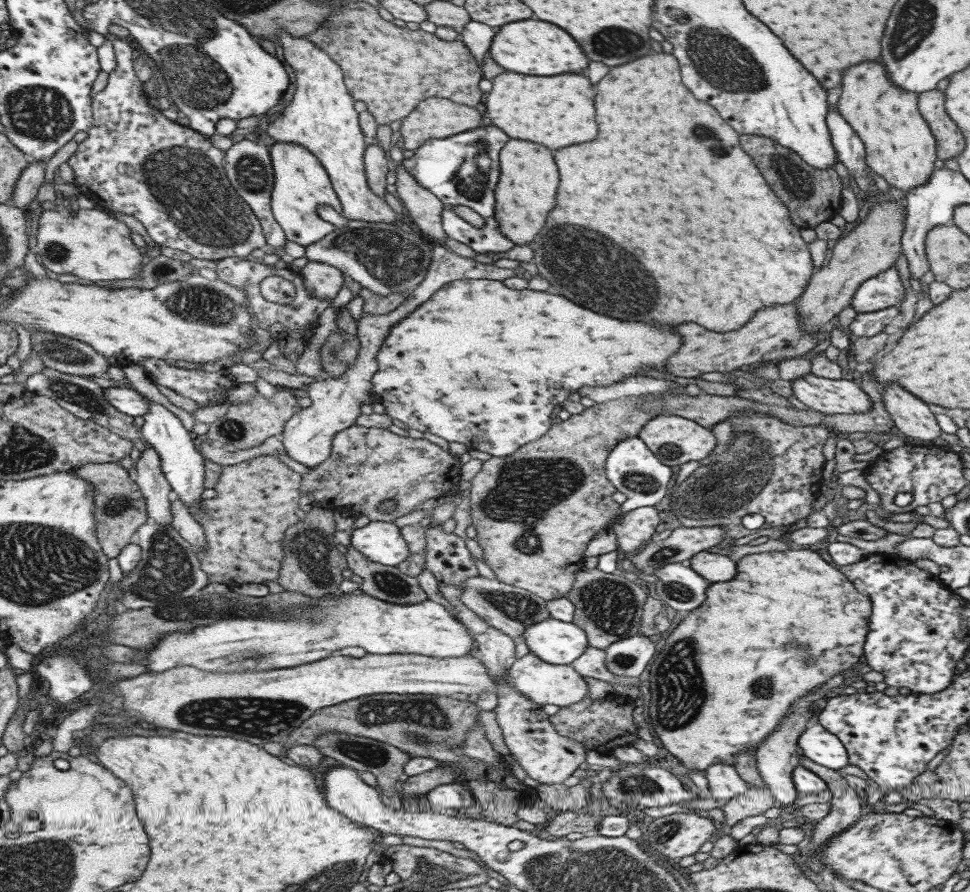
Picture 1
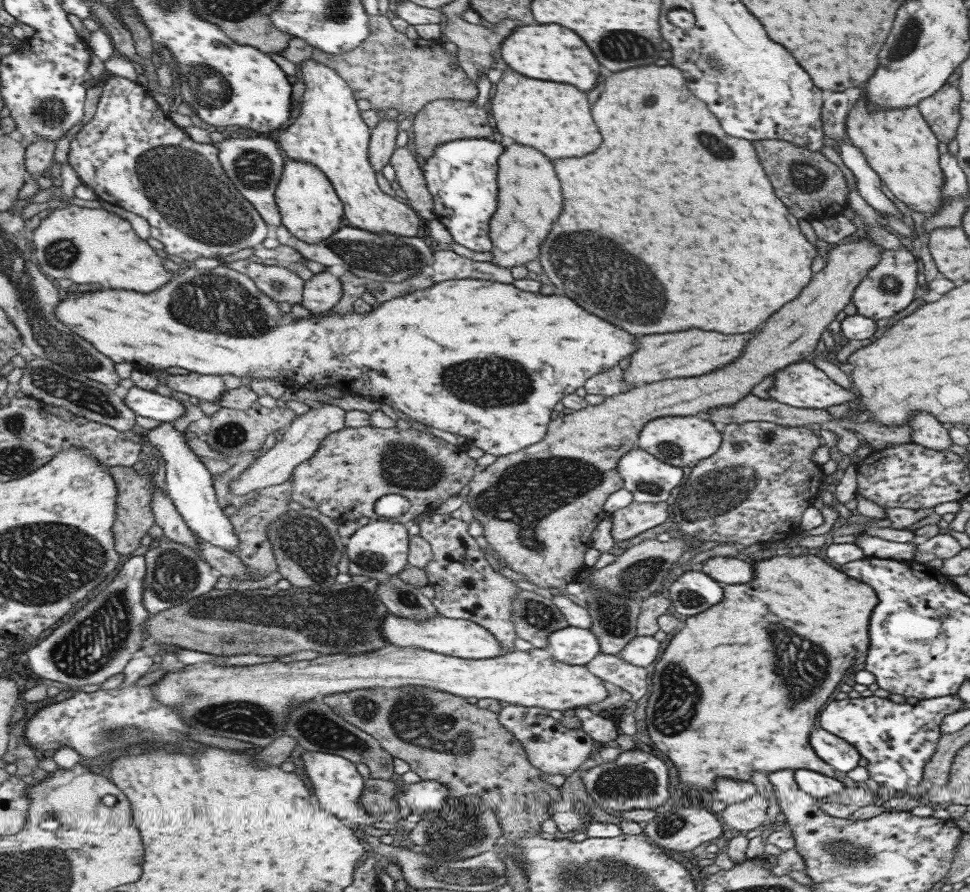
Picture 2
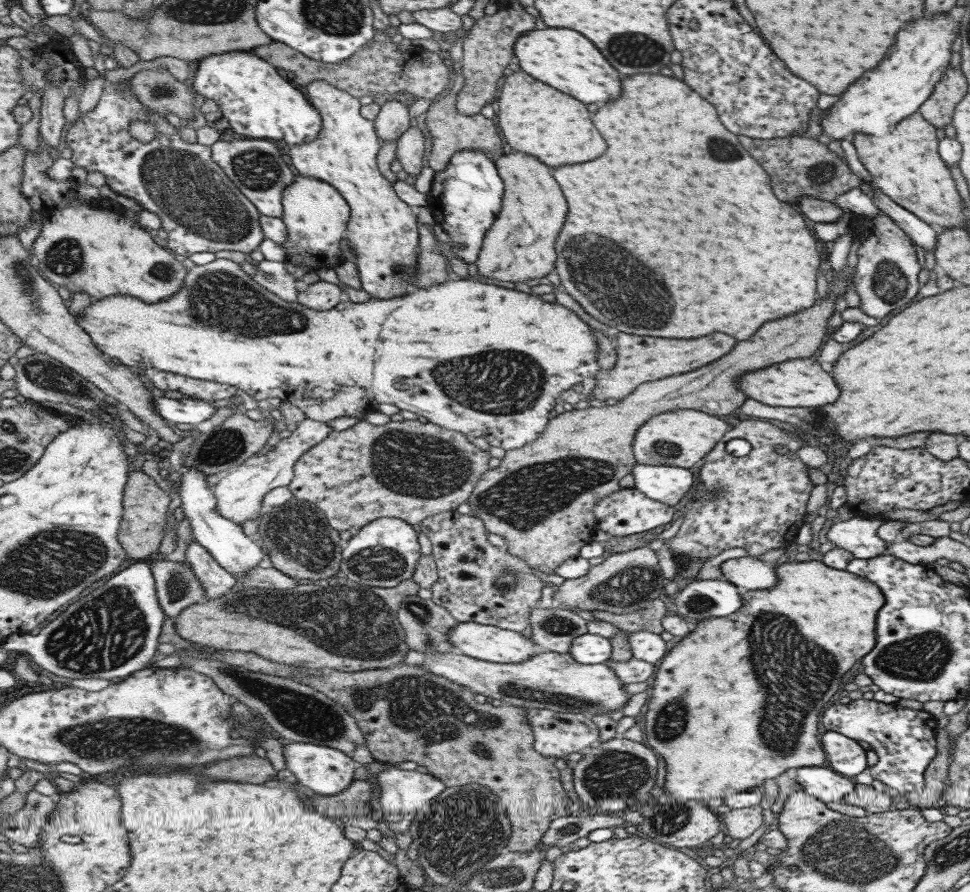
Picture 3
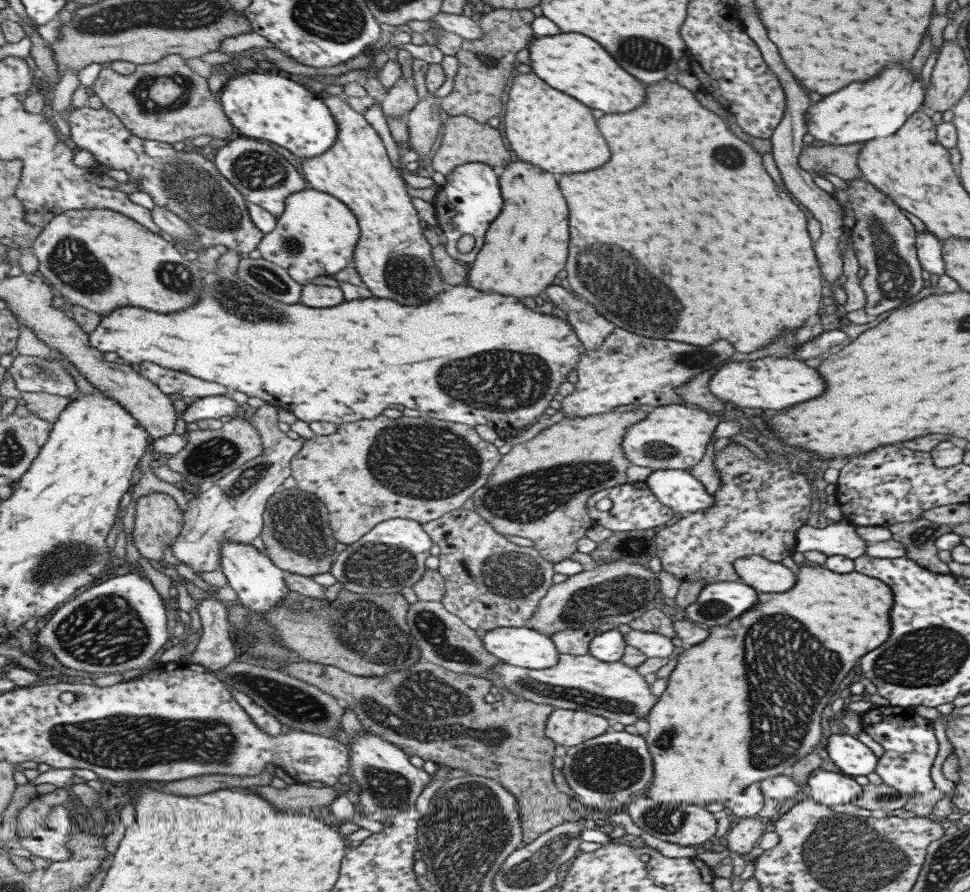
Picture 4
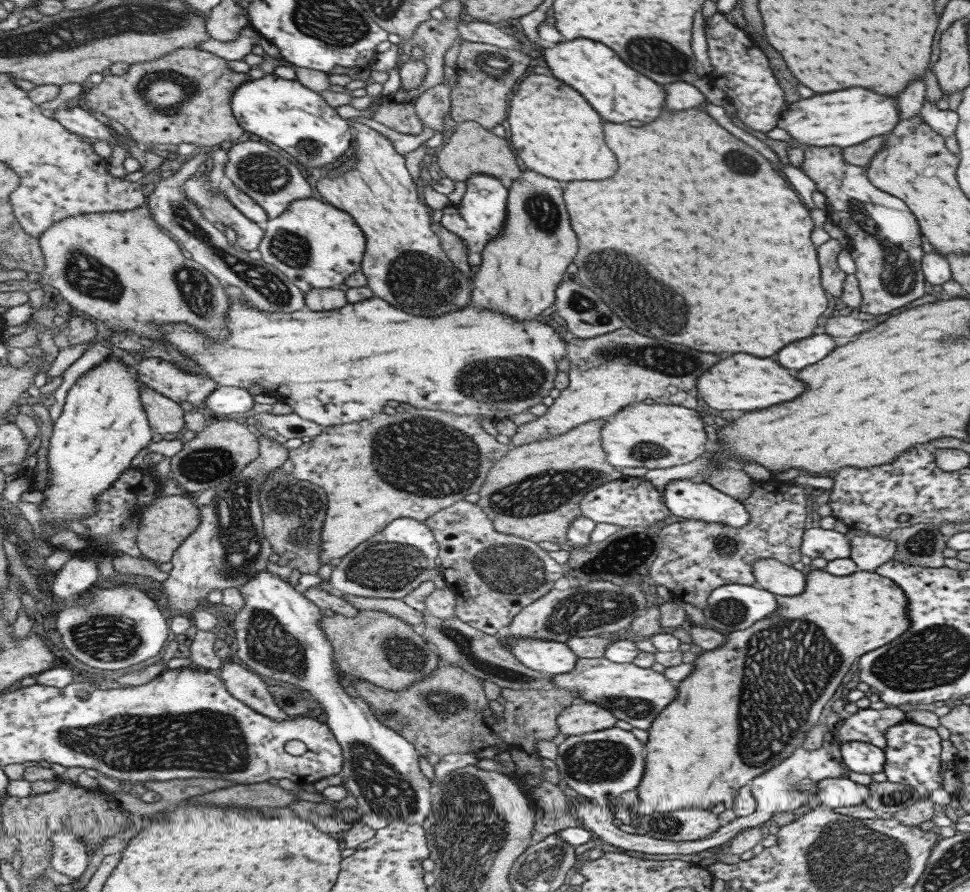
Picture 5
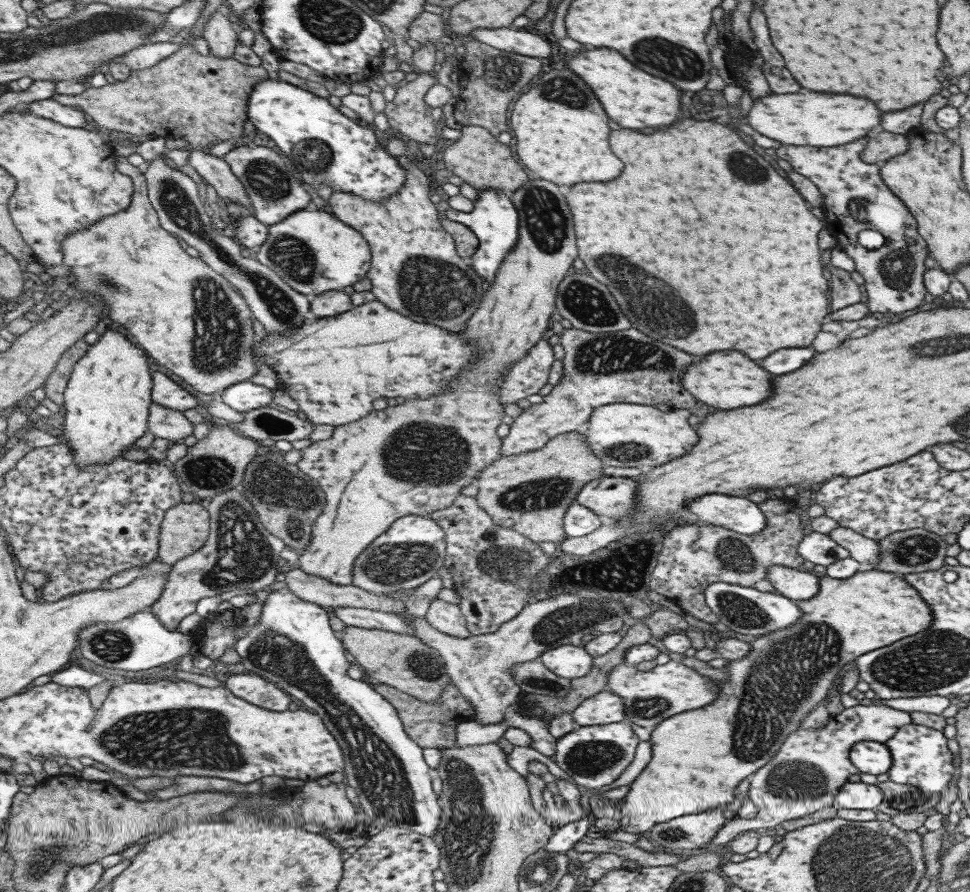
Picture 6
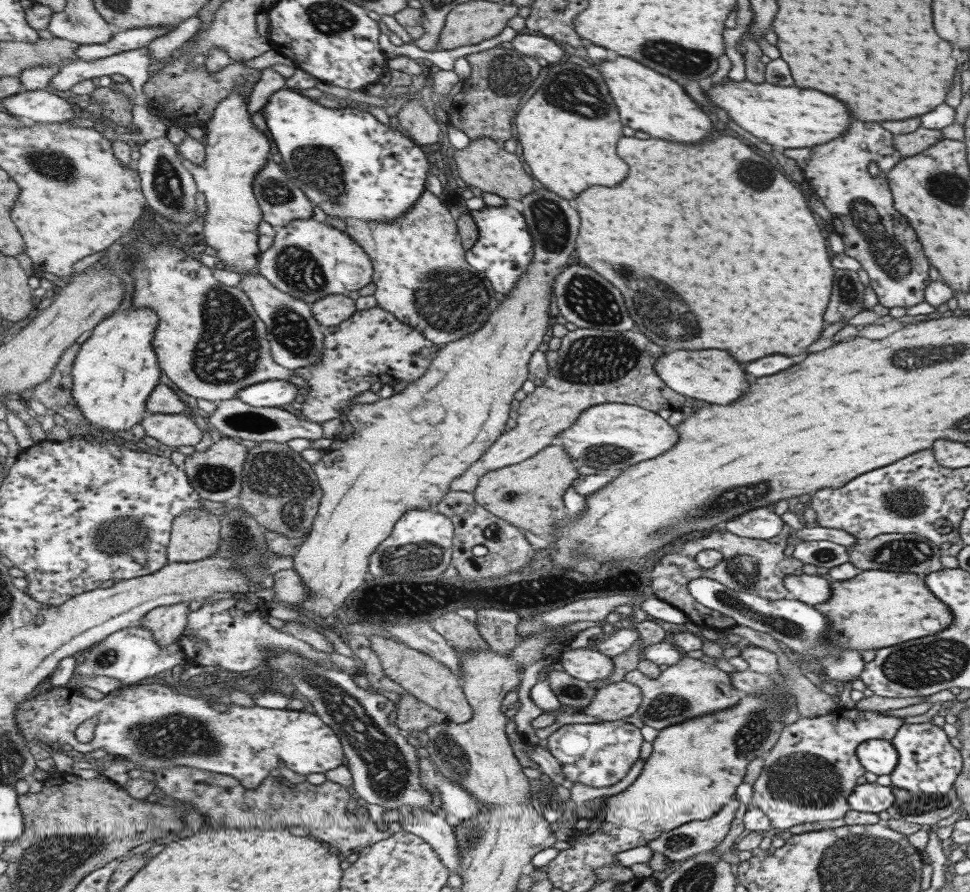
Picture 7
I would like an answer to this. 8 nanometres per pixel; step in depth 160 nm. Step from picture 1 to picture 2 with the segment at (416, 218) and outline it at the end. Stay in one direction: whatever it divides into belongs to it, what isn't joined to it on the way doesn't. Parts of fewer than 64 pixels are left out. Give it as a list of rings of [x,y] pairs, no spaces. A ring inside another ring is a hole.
[[[404,145],[403,147],[396,147],[388,160],[388,164],[394,168],[394,180],[405,193],[405,198],[407,198],[409,206],[416,212],[416,215],[424,221],[430,221],[434,218],[432,196],[426,189],[426,184],[420,170],[420,159],[411,155],[407,145]]]

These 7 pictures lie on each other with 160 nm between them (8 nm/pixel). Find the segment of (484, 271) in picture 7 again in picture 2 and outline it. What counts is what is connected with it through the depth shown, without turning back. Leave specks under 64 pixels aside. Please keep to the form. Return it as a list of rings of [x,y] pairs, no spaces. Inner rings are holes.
[[[464,138],[437,145],[426,159],[420,161],[420,170],[426,184],[426,189],[432,196],[434,218],[443,224],[454,242],[469,250],[475,250],[475,252],[487,252],[492,247],[488,235],[488,226],[491,215],[496,209],[497,159],[502,153],[502,149],[500,143],[493,140],[486,138]]]

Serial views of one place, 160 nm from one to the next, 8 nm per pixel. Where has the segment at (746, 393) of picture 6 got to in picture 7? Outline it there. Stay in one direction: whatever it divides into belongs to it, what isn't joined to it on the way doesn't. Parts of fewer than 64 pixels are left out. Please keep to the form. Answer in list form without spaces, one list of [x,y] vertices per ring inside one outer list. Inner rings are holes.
[[[673,350],[662,354],[655,361],[654,369],[673,392],[711,404],[731,404],[741,398],[747,388],[747,378],[741,366],[723,350]]]

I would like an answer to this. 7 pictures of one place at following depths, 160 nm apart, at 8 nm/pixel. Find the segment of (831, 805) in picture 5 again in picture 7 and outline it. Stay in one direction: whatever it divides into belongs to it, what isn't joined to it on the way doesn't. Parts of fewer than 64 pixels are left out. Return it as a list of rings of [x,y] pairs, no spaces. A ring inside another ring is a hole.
[[[875,782],[873,784],[865,783],[853,788],[852,794],[847,796],[847,806],[849,810],[856,812],[878,814],[886,811],[893,804],[893,800],[895,797],[890,787],[879,786]]]

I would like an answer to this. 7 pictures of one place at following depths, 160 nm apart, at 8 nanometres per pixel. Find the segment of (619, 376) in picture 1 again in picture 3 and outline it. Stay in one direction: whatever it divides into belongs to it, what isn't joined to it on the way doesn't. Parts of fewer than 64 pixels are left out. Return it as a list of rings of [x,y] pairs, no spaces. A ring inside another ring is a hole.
[[[214,259],[203,264],[194,266],[187,270],[186,280],[183,288],[177,294],[169,296],[169,300],[155,302],[153,306],[131,296],[115,296],[115,298],[103,298],[103,302],[91,304],[91,310],[87,314],[76,316],[79,326],[91,336],[93,343],[111,358],[117,358],[123,365],[167,371],[173,374],[180,374],[189,378],[213,381],[219,384],[231,385],[240,388],[255,401],[265,398],[279,398],[281,402],[287,402],[297,407],[304,415],[314,421],[328,422],[335,418],[351,416],[363,420],[369,412],[375,411],[377,404],[385,403],[397,407],[400,410],[427,419],[427,423],[434,424],[439,428],[451,430],[465,434],[468,438],[481,438],[491,446],[513,450],[521,448],[533,442],[546,428],[550,419],[549,412],[552,412],[554,400],[559,397],[563,390],[569,390],[573,384],[587,383],[598,371],[596,363],[597,340],[593,338],[591,328],[577,318],[571,310],[543,302],[537,296],[529,296],[525,292],[517,290],[507,290],[499,288],[493,284],[476,282],[474,279],[459,279],[453,277],[447,282],[426,288],[415,289],[405,296],[389,299],[370,299],[363,303],[353,303],[344,298],[331,310],[313,311],[307,309],[296,302],[287,303],[281,301],[275,294],[261,288],[251,280],[245,271],[241,271],[240,264],[228,259]],[[535,372],[539,376],[539,392],[535,394]]]

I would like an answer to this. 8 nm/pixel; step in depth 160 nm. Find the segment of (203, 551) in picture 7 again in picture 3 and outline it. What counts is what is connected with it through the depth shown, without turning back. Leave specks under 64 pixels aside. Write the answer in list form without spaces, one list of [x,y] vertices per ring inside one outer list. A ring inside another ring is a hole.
[[[130,470],[130,480],[126,486],[124,497],[124,519],[119,531],[119,540],[124,550],[134,561],[147,560],[151,552],[157,550],[159,540],[163,536],[163,524],[165,524],[165,508],[169,504],[167,494],[143,471]]]

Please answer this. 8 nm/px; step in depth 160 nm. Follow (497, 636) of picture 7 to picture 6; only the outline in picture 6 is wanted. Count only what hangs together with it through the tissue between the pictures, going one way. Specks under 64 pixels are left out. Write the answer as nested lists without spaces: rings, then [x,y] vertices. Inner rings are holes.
[[[457,495],[447,507],[429,515],[444,532],[445,553],[442,566],[451,573],[453,589],[459,595],[458,607],[463,613],[467,630],[471,635],[495,632],[499,626],[511,620],[530,600],[530,586],[534,578],[548,568],[550,558],[544,554],[537,543],[522,534],[497,526],[490,516],[476,503],[476,499]]]

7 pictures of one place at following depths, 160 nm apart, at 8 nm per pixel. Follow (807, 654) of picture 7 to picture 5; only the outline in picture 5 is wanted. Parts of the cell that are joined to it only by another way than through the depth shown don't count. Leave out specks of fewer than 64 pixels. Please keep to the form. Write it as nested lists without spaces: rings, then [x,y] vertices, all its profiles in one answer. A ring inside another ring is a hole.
[[[737,583],[714,588],[705,601],[706,605],[702,608],[705,625],[723,634],[750,627],[755,621],[769,617],[778,608],[775,595],[754,585],[747,586]]]

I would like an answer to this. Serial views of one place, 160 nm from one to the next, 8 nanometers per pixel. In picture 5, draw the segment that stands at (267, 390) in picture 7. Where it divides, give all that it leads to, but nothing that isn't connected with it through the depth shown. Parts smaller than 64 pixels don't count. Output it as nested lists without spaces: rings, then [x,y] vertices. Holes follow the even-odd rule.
[[[219,385],[213,392],[210,392],[204,404],[215,416],[225,416],[247,412],[255,403],[253,396],[247,393],[245,388]]]

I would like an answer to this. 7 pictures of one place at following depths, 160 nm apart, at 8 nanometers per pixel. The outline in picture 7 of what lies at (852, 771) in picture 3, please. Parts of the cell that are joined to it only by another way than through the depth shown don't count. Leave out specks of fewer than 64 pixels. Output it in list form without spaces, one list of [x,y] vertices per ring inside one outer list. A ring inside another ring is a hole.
[[[877,738],[860,742],[855,757],[866,772],[876,777],[889,775],[897,764],[897,751],[890,741]]]

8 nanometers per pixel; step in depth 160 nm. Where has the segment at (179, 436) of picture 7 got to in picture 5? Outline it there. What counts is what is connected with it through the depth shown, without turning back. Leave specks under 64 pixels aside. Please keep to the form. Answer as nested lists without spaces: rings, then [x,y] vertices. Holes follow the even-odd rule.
[[[139,381],[142,387],[142,402],[147,408],[151,431],[160,437],[163,434],[173,434],[183,428],[183,410],[166,395],[159,394],[145,383]]]

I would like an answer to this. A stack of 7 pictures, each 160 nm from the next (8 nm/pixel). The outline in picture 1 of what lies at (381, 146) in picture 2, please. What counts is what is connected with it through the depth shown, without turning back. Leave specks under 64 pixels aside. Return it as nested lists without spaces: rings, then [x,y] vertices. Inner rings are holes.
[[[379,144],[366,145],[362,161],[364,164],[364,175],[369,190],[375,194],[375,196],[383,197],[386,193],[385,177],[389,166]]]

